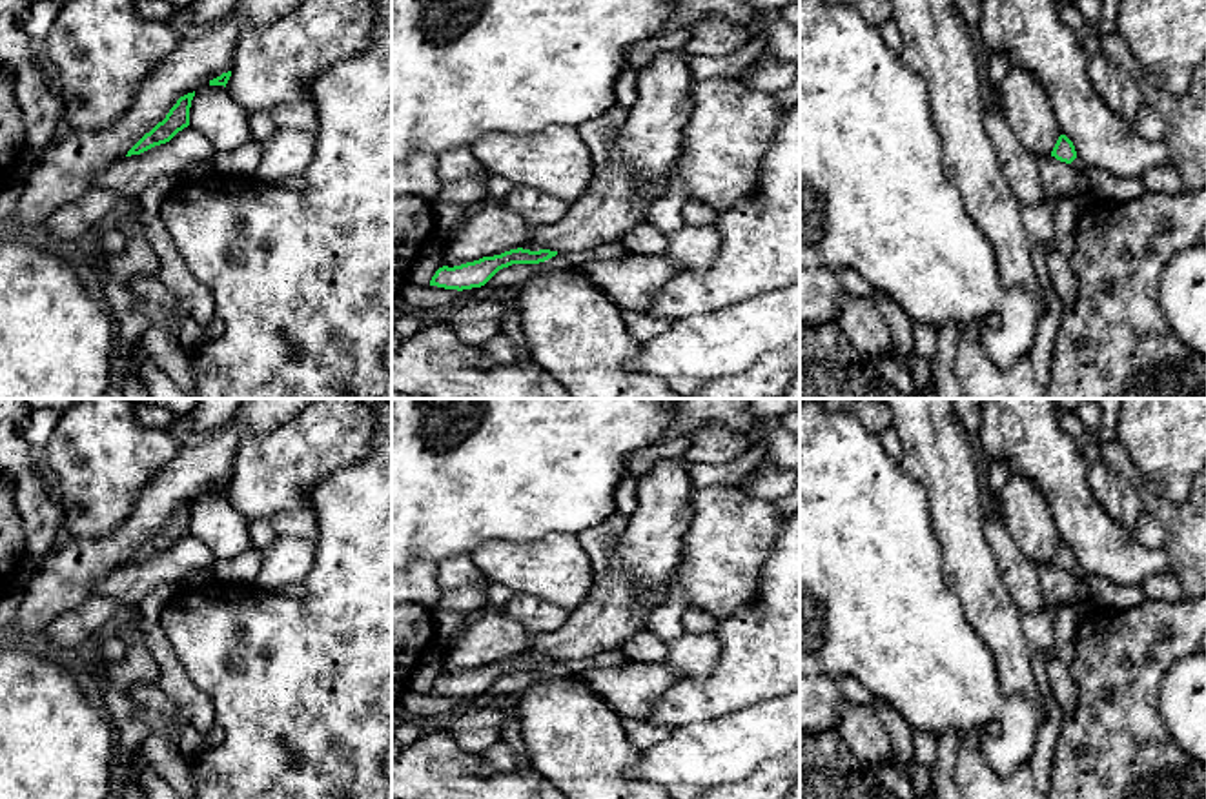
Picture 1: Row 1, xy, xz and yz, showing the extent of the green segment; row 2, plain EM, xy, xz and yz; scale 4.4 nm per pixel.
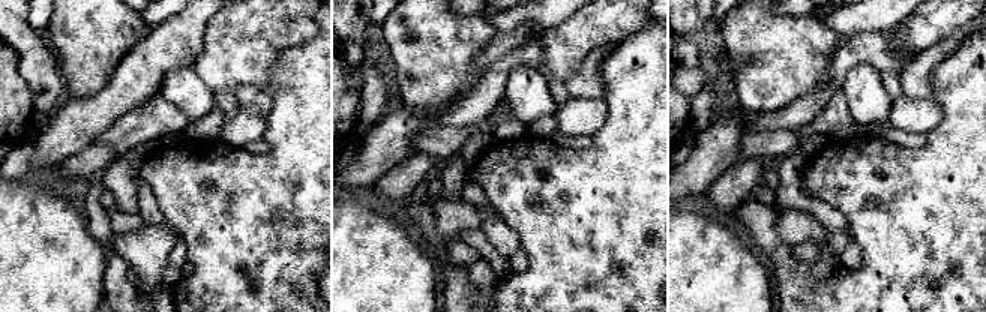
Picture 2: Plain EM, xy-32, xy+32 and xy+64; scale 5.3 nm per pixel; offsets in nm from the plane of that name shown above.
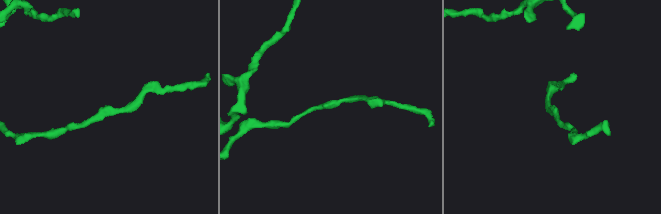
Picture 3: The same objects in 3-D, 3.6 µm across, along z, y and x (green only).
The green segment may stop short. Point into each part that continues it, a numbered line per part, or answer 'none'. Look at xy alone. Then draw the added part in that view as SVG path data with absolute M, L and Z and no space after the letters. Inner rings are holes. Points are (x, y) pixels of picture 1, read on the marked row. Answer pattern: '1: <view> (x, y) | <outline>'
none

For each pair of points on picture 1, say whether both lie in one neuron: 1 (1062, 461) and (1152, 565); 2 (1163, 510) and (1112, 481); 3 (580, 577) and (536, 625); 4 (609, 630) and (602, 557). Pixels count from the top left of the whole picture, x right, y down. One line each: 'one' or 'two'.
1: one
2: two
3: two
4: one

